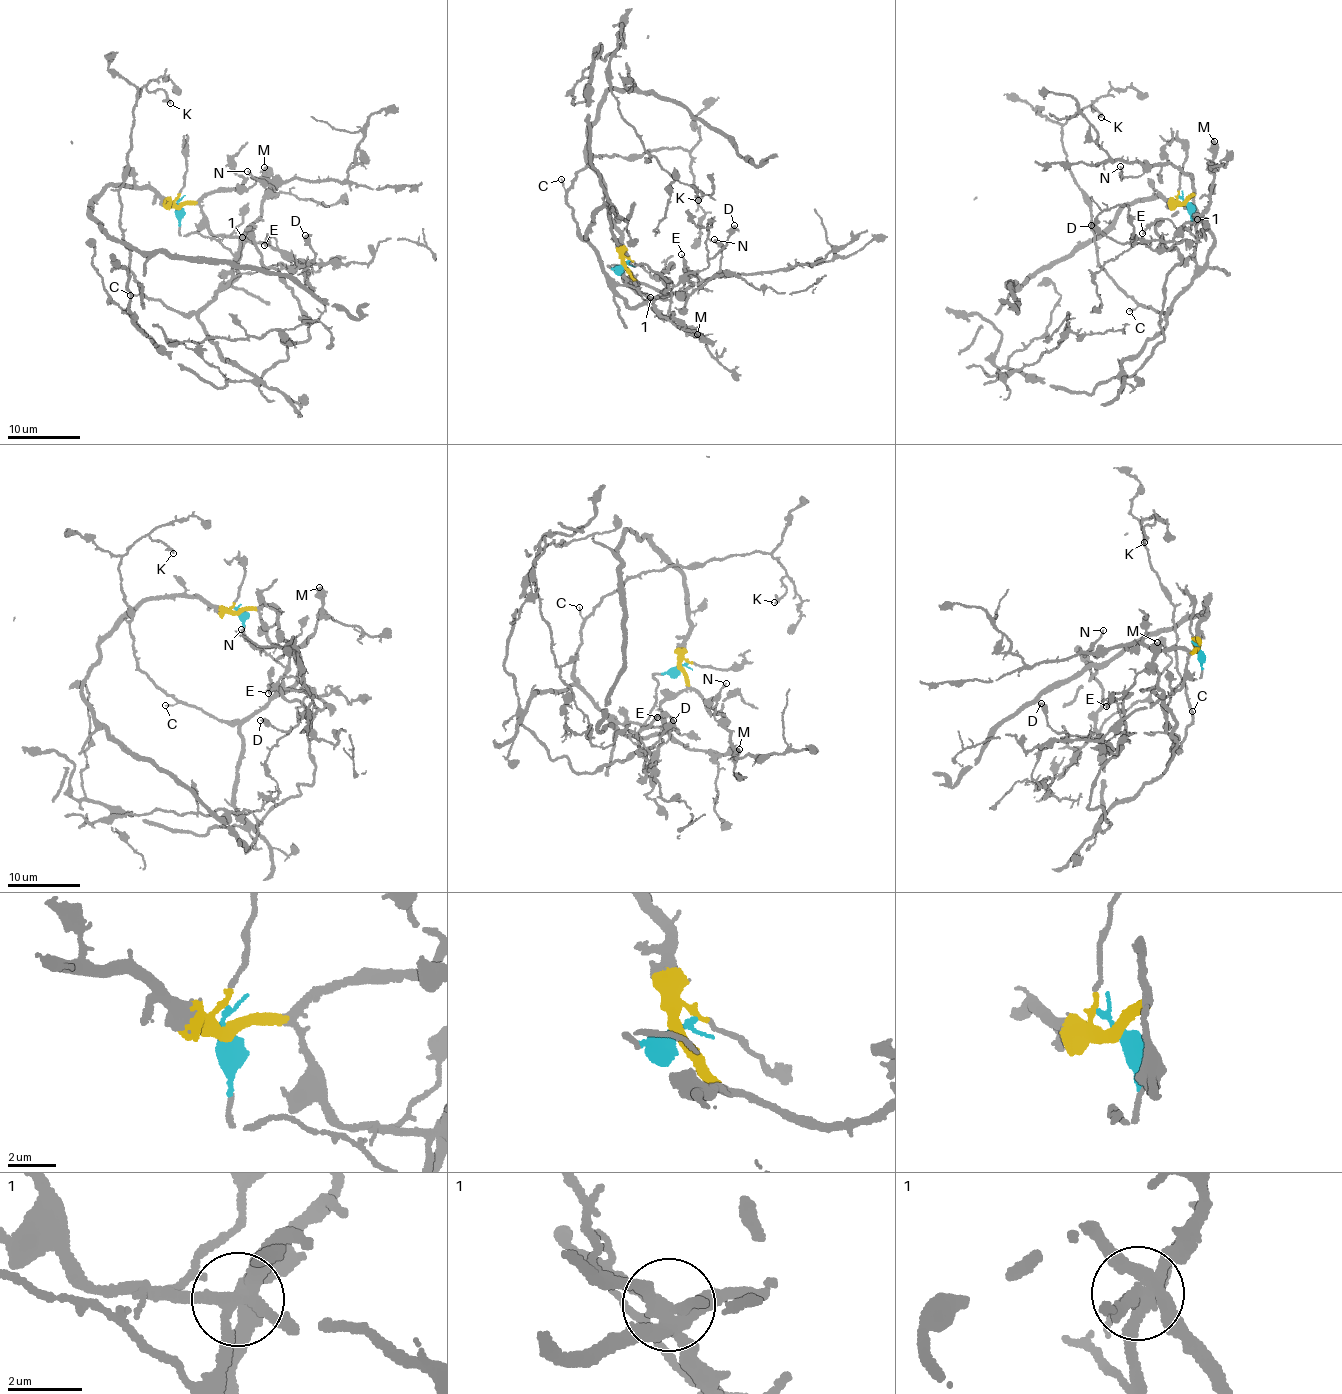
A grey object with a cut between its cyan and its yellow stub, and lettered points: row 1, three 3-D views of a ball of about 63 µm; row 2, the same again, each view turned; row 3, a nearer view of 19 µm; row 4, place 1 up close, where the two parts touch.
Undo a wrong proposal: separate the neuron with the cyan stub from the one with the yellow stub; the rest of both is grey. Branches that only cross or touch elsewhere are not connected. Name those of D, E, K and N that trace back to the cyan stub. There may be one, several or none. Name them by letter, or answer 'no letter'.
D, K

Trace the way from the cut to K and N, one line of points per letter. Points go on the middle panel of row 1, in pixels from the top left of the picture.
K: (622, 265), (608, 264), (626, 266), (636, 286), (617, 283), (567, 204), (595, 157), (683, 148), (698, 201)
N: (622, 265), (634, 278), (656, 290), (681, 292), (718, 274), (721, 249), (715, 239)

